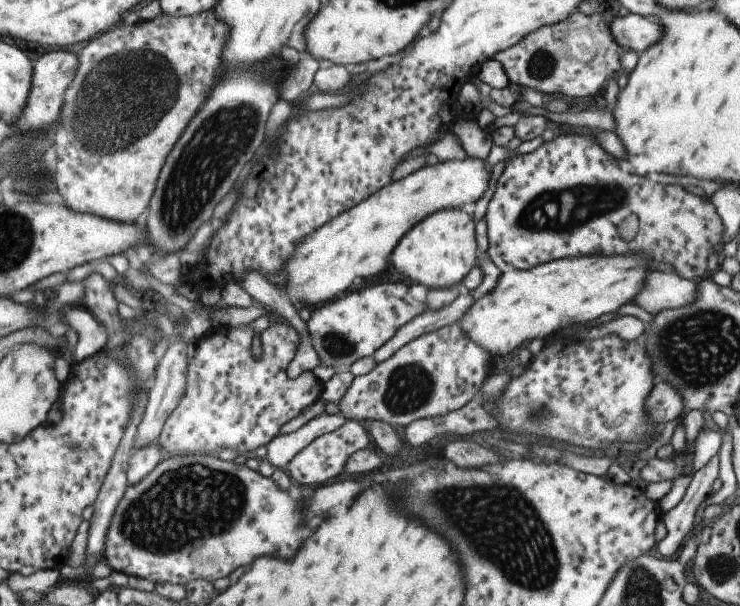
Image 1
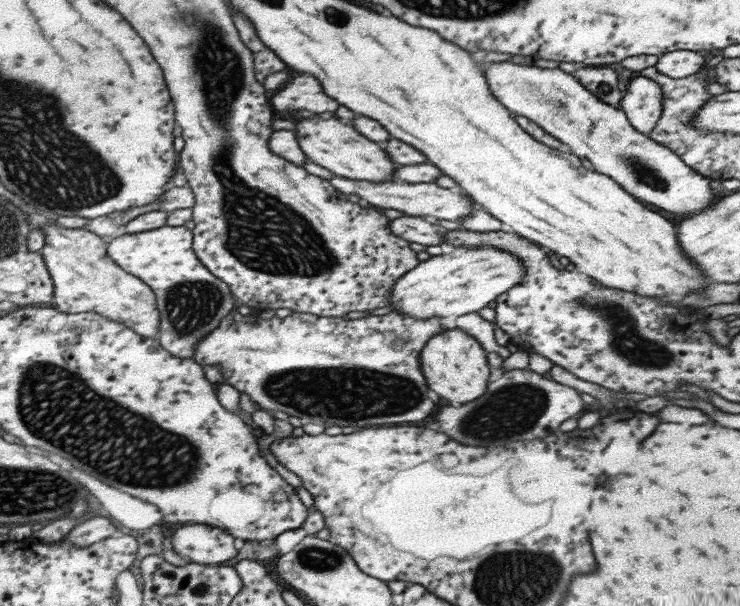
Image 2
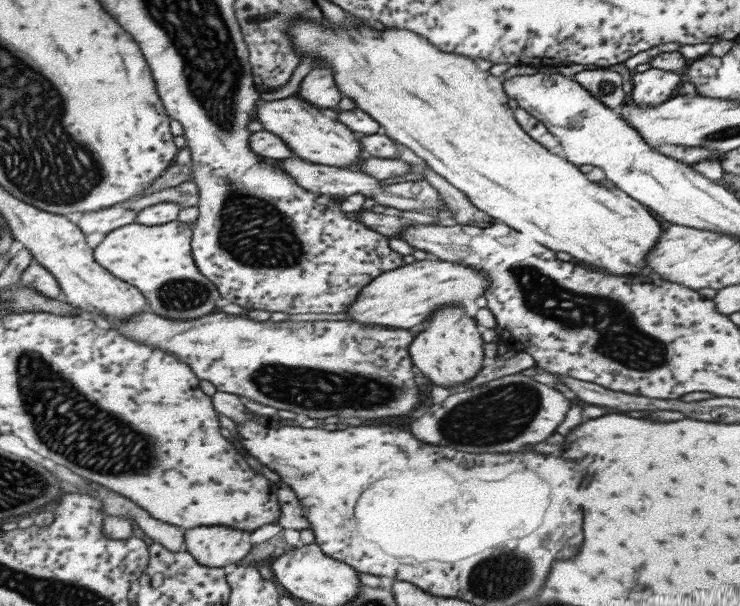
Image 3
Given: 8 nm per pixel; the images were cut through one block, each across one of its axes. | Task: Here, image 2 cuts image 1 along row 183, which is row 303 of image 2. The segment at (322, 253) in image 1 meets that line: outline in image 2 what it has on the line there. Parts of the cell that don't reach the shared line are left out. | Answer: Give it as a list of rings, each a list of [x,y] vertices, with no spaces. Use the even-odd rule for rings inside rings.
[[[491,245],[454,247],[449,254],[430,256],[399,276],[391,286],[387,305],[393,306],[395,313],[417,319],[461,316],[486,307],[499,294],[507,292],[515,284],[519,285],[523,276],[523,261],[509,251]]]

